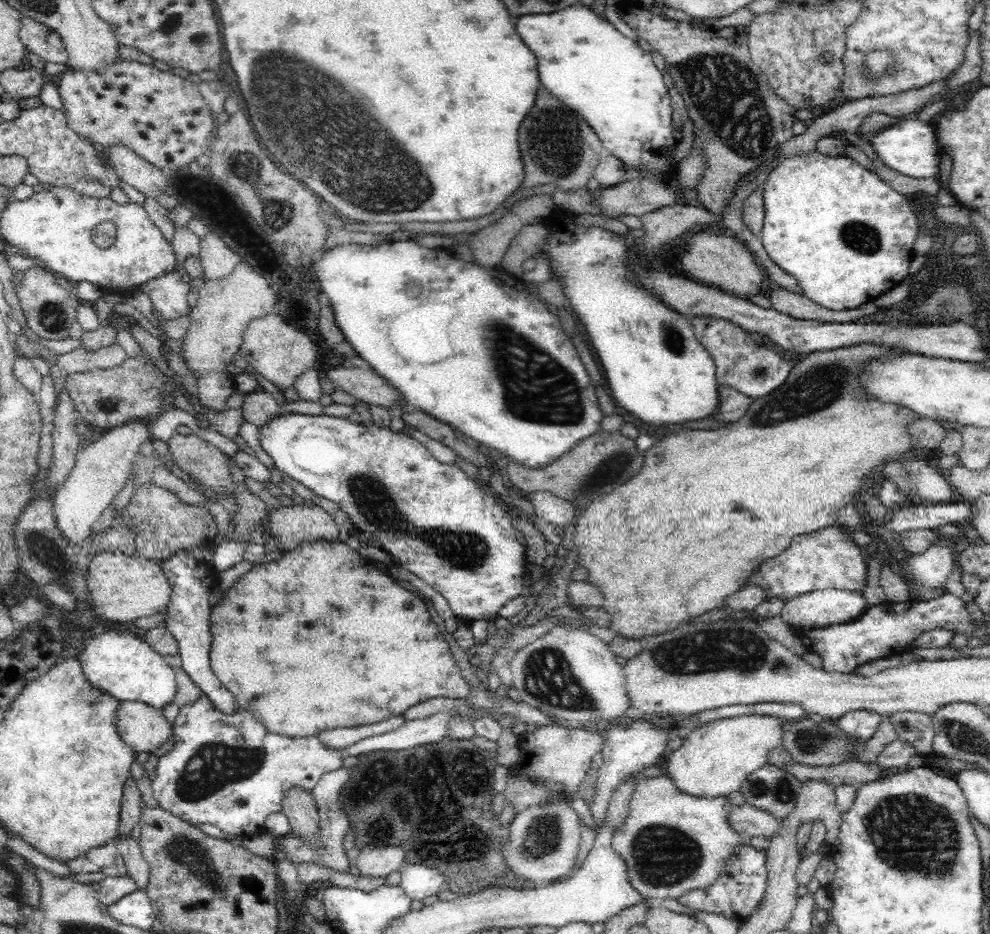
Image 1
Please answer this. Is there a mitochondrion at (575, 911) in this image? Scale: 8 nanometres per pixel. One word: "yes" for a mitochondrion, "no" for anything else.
no

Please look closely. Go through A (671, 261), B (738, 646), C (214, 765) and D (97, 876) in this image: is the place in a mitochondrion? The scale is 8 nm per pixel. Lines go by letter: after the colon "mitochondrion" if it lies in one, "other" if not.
A: other
B: mitochondrion
C: mitochondrion
D: other

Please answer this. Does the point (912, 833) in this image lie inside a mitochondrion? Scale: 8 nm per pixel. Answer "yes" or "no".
yes

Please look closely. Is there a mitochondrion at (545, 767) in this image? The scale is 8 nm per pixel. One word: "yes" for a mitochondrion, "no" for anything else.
no

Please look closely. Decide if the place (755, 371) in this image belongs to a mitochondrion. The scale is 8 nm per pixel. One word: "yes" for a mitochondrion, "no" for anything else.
yes

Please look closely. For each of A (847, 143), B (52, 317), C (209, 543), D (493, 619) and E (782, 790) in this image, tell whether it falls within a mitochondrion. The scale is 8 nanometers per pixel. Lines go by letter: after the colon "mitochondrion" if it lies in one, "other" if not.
A: other
B: mitochondrion
C: other
D: other
E: mitochondrion

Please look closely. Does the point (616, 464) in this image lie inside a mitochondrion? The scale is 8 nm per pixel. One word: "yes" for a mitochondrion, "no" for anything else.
yes

